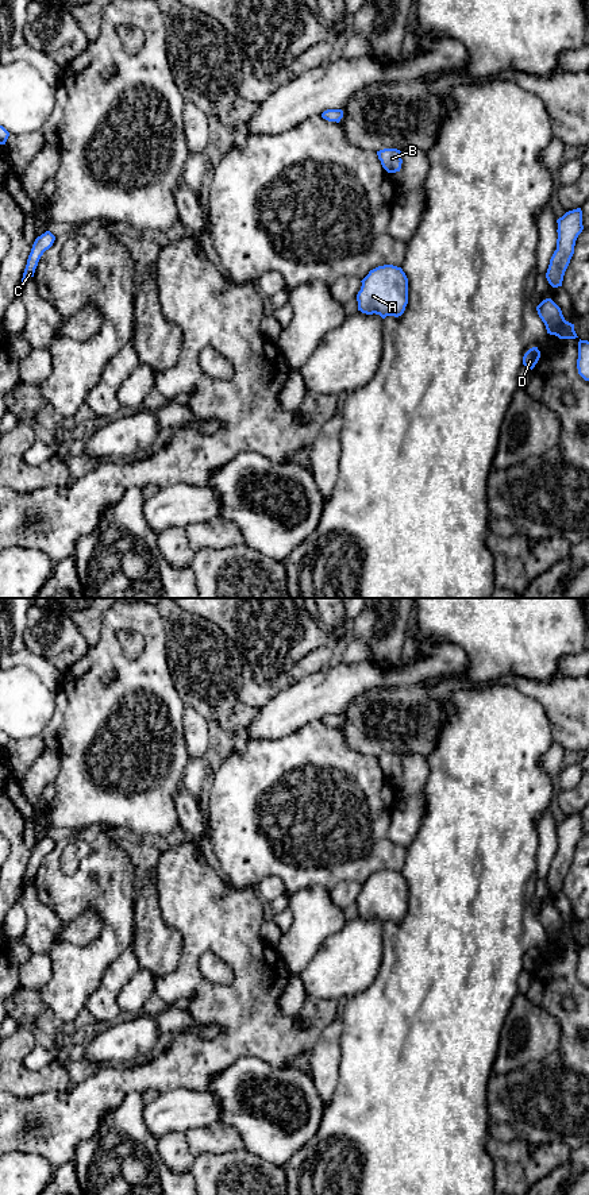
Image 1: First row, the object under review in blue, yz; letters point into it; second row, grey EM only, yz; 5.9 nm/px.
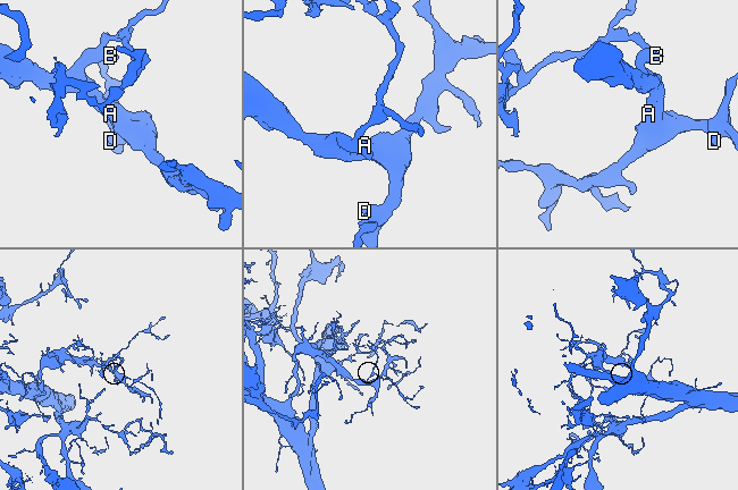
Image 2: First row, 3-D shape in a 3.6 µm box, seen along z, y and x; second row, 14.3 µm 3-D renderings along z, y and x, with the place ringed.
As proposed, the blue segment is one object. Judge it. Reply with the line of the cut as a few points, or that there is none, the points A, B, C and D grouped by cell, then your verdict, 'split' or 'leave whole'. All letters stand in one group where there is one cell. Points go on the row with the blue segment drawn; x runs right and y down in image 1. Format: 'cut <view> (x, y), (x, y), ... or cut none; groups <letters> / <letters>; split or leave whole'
cut none; groups A B C D; leave whole

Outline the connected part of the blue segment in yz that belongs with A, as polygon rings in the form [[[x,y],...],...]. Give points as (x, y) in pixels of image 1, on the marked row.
[[[378,266],[361,281],[357,294],[358,311],[366,315],[399,317],[408,304],[408,278],[401,267]]]

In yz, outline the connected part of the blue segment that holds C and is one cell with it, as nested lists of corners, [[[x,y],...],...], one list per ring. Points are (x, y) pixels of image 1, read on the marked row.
[[[46,231],[45,234],[42,234],[41,236],[38,236],[35,239],[32,248],[31,248],[31,253],[30,253],[28,259],[27,259],[24,273],[23,273],[20,290],[24,285],[24,282],[30,277],[34,277],[34,273],[35,273],[35,269],[38,266],[41,257],[43,255],[43,253],[46,250],[49,250],[53,246],[54,240],[55,240],[55,236],[50,231]]]

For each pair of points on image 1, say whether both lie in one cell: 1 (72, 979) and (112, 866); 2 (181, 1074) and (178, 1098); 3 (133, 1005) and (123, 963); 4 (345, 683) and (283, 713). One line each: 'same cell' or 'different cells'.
1: same cell
2: different cells
3: different cells
4: same cell

